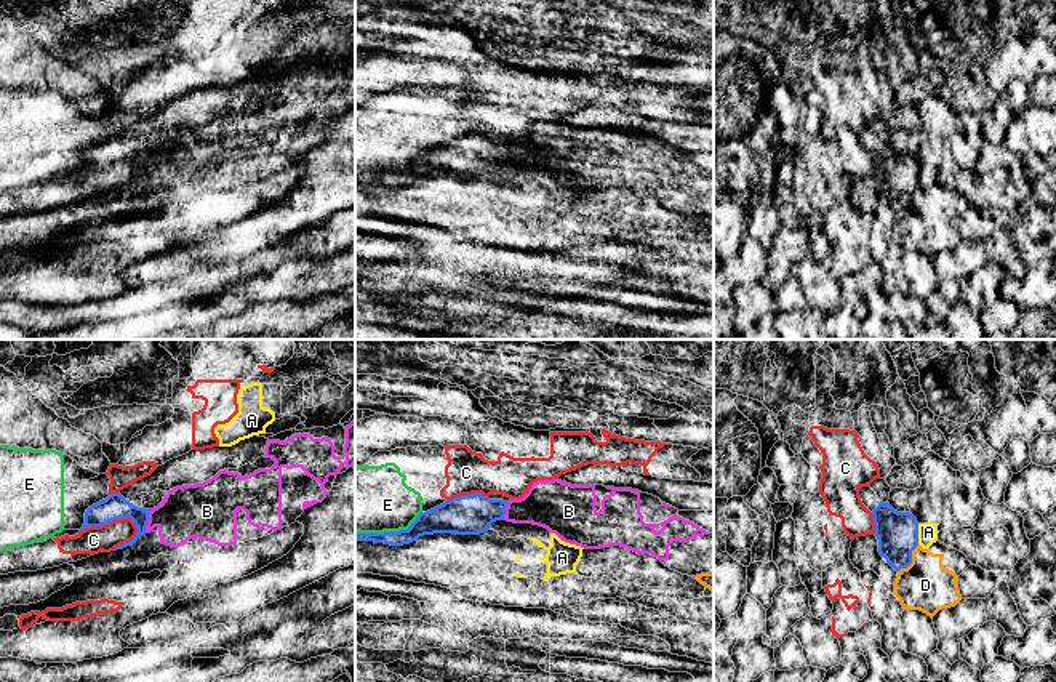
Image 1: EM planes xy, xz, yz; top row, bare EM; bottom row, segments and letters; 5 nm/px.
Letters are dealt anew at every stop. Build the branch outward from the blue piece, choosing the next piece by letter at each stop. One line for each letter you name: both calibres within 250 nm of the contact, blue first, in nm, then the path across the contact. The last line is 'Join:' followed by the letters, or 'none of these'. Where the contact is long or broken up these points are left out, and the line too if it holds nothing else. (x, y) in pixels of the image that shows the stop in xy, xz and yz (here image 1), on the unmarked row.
B: 120/280 nm | across xy (114, 148), (130, 151), (148, 162), (180, 159), (191, 152)
Join: B

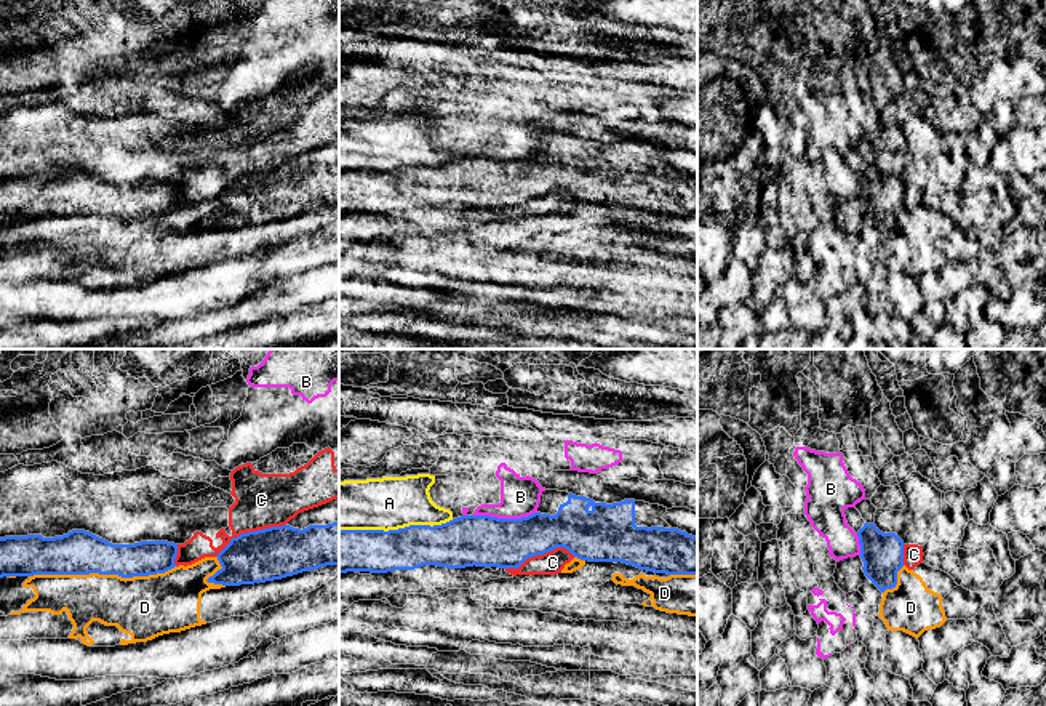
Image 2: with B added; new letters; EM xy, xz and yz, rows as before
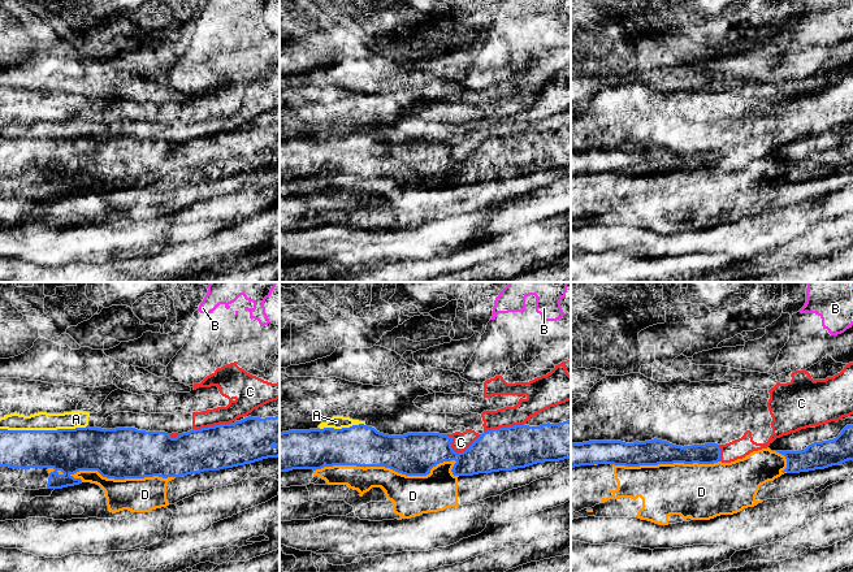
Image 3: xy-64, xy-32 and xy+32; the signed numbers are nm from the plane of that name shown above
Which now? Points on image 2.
Join: none of these

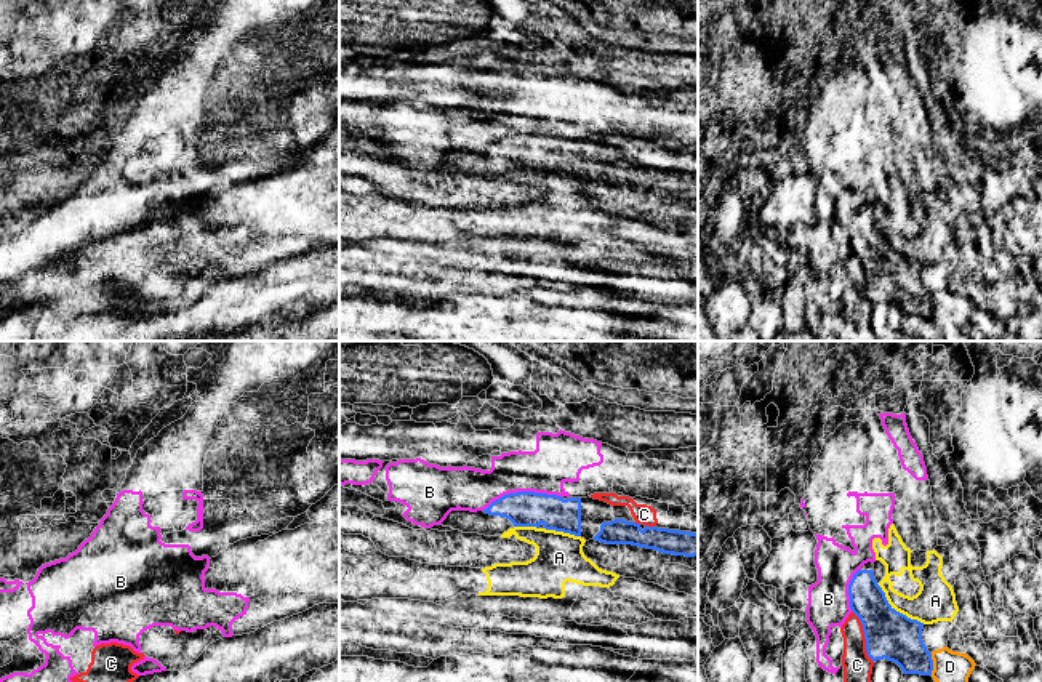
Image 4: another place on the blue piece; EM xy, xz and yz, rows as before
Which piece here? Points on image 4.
Join: none of these

